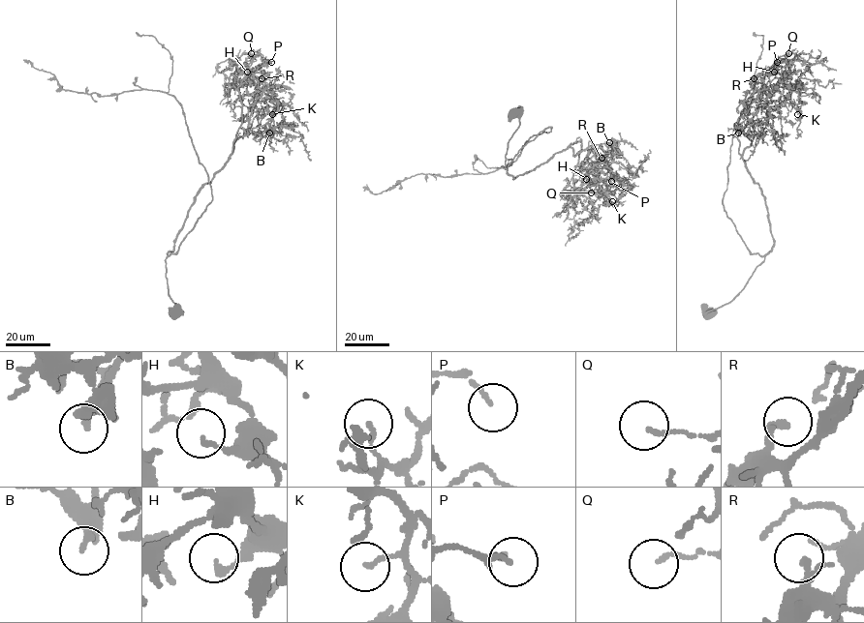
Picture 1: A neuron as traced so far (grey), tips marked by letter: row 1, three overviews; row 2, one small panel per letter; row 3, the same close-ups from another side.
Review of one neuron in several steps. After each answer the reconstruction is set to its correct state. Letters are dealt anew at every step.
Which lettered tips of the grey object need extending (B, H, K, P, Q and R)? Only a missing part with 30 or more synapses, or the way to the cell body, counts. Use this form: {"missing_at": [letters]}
{"missing_at": []}

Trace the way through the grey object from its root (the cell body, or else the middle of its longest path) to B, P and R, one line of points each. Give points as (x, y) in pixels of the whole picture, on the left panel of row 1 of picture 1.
B: (174, 314), (180, 307), (169, 294), (166, 258), (194, 196), (225, 164), (239, 137), (265, 124), (269, 133)
P: (174, 314), (168, 252), (194, 196), (231, 153), (242, 123), (237, 87), (271, 62)
R: (174, 314), (180, 307), (169, 294), (168, 252), (194, 196), (247, 133), (262, 78)

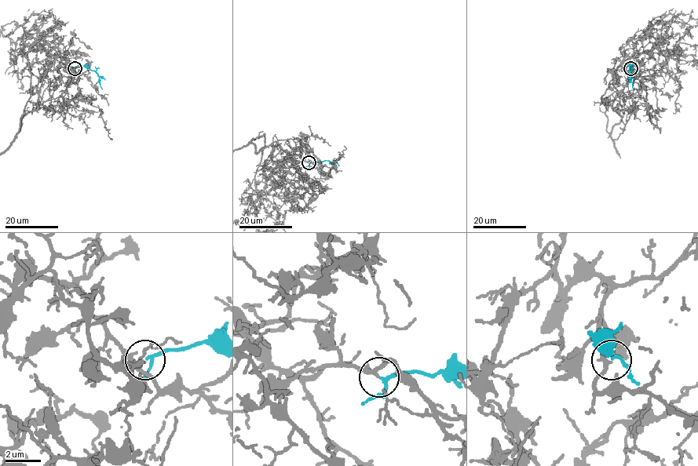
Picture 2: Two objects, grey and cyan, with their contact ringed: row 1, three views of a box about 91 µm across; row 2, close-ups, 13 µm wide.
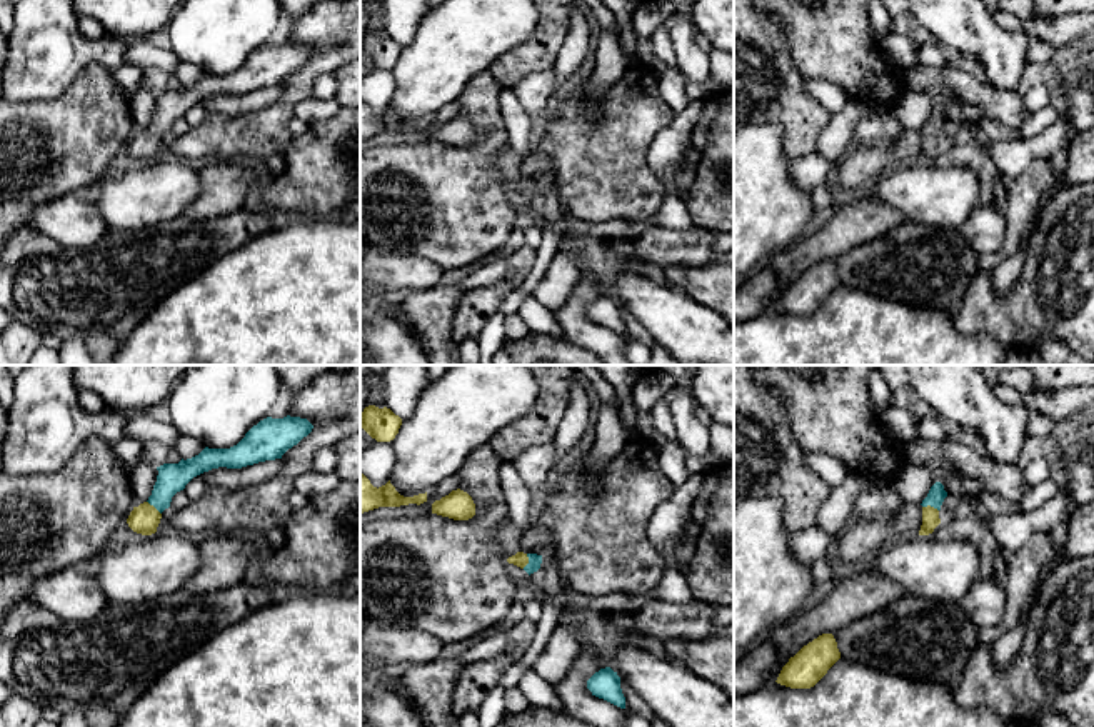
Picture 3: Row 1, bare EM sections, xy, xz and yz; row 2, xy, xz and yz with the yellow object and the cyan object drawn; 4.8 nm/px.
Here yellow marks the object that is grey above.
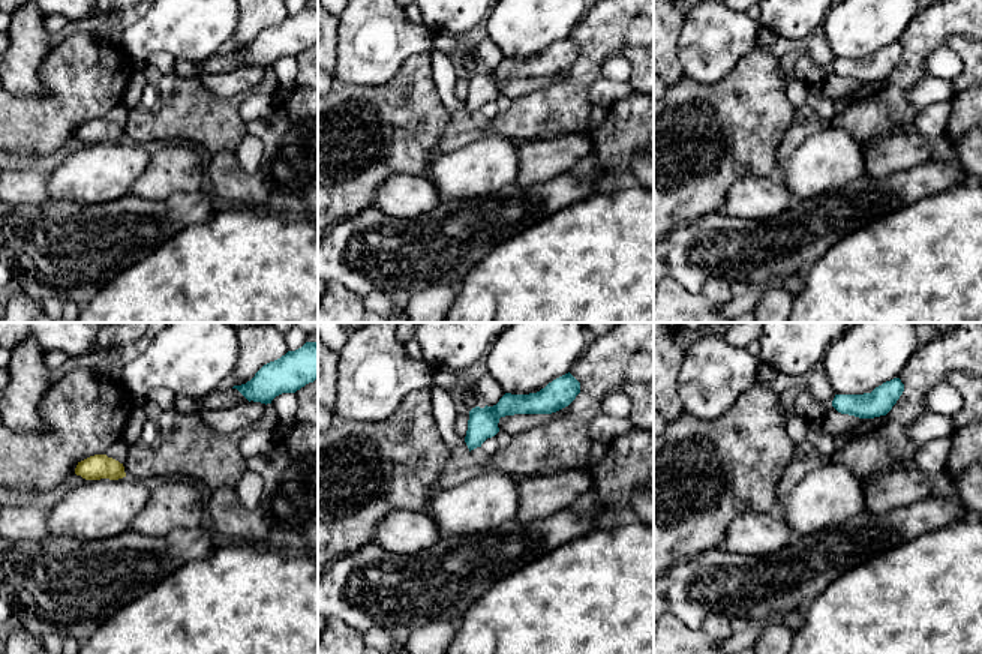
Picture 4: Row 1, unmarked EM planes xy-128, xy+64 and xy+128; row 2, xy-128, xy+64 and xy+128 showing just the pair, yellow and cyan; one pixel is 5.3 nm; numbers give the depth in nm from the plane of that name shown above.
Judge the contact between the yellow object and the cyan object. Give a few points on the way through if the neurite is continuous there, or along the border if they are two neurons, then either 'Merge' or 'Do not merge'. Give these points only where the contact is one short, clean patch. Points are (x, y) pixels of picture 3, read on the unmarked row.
Path across: yz (931, 145), (929, 132), (936, 122). Merge

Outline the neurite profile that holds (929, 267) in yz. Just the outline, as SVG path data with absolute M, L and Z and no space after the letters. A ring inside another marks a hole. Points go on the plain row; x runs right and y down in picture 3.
M902 222L832 262L841 283L851 288L954 313L979 272L977 258L961 228Z

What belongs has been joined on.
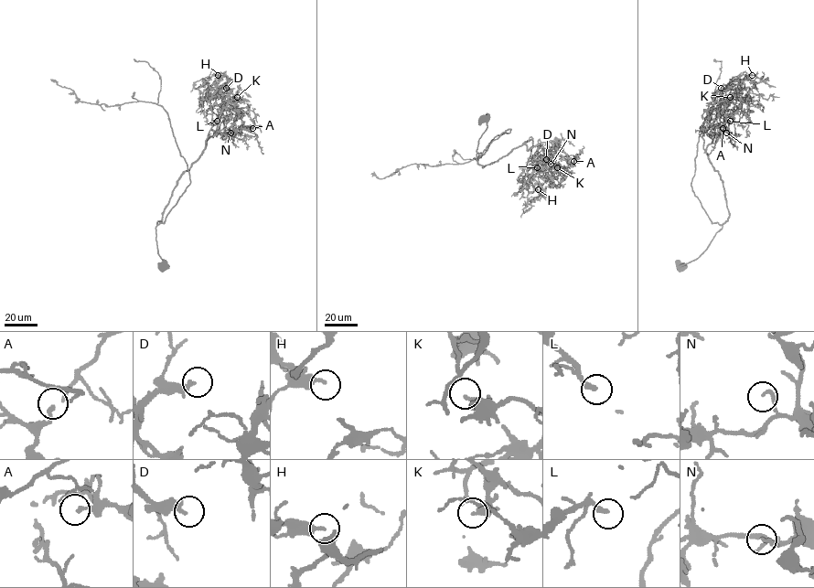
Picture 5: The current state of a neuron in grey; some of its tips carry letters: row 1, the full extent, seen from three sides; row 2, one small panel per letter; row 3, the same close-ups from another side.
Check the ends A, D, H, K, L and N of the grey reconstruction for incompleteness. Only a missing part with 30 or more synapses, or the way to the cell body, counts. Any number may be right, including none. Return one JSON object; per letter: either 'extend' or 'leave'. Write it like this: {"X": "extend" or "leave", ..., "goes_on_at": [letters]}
{"A": "leave", "D": "leave", "H": "leave", "K": "leave", "L": "extend", "N": "leave", "goes_on_at": ["L"]}

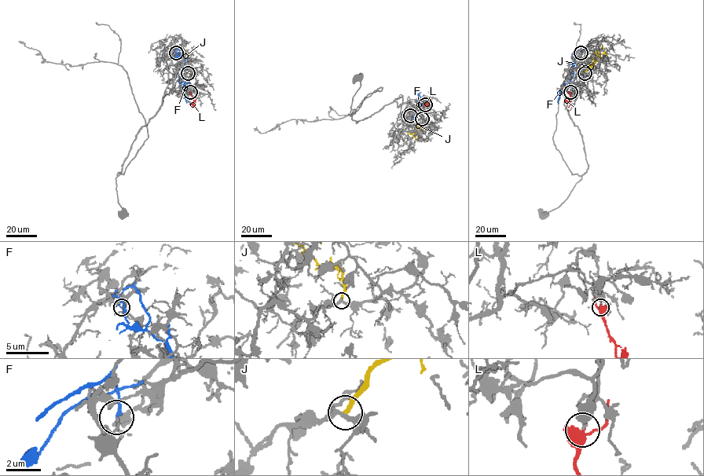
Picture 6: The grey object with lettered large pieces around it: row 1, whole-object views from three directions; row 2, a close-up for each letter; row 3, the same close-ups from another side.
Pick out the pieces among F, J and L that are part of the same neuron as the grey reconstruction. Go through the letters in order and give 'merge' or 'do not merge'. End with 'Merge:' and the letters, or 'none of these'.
F: do not merge
J: do not merge
L: merge
Merge: L

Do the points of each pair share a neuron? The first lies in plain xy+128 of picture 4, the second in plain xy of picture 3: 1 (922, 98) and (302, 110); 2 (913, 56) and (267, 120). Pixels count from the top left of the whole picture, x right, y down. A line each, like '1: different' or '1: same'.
1: same
2: same

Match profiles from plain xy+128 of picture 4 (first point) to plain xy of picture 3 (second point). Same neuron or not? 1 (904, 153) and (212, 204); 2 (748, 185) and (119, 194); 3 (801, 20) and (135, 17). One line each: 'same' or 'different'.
1: same
2: different
3: same

